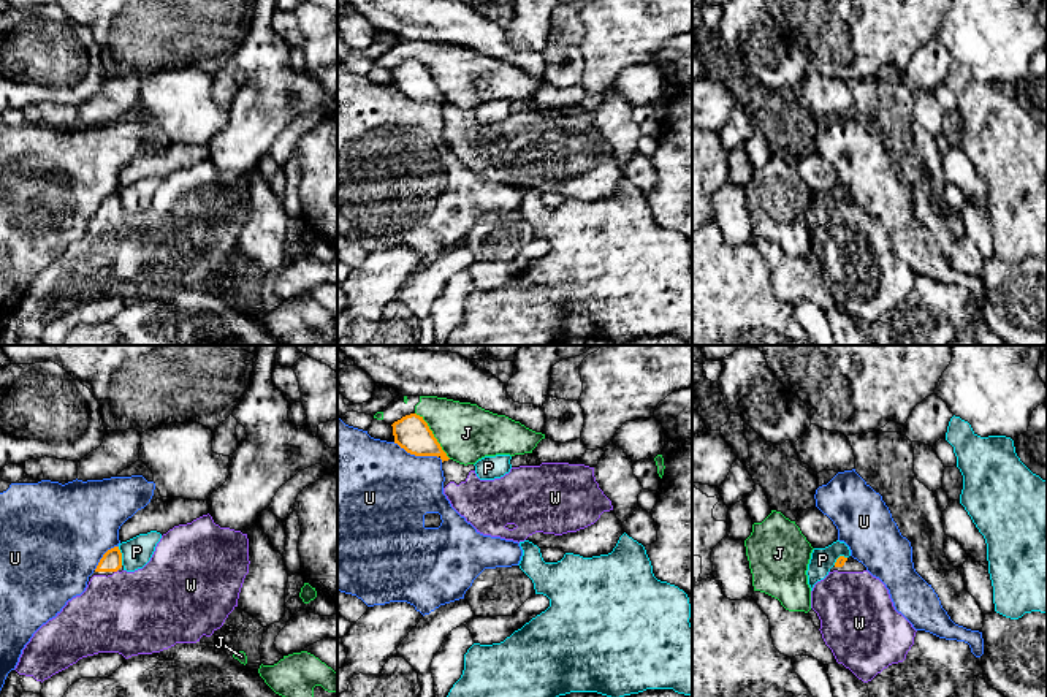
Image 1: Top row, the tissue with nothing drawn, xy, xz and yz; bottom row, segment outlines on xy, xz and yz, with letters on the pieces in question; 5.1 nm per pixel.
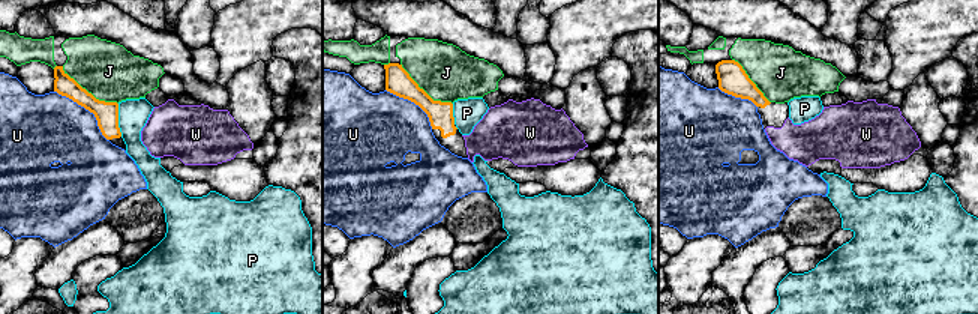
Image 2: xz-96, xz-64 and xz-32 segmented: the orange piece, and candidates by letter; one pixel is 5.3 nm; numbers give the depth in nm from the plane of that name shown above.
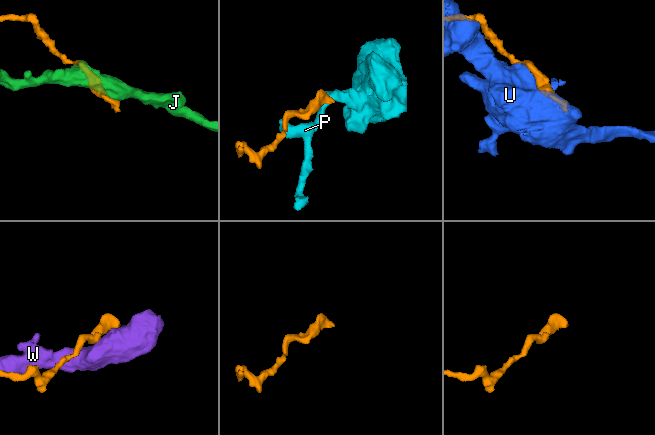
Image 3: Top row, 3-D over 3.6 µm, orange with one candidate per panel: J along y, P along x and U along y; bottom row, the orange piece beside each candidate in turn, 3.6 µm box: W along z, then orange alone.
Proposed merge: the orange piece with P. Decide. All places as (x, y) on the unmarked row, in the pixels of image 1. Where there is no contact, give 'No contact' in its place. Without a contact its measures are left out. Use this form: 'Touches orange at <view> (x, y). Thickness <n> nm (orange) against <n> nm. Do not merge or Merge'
Touches orange at xy (121, 201). Thickness 110 nm (orange) against 150 nm. Do not merge

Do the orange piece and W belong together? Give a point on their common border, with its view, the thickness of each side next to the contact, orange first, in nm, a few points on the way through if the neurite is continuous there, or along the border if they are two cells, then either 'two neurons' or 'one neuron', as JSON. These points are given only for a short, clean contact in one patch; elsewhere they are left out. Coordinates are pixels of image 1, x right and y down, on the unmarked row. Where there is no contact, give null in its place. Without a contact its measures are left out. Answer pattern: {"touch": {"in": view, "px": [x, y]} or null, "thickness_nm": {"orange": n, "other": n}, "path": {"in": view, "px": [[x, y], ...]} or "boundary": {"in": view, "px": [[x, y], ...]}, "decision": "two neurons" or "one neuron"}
{"touch": {"in": "xy", "px": [116, 216]}, "thickness_nm": {"orange": 110, "other": 420}, "path": {"in": "xy", "px": [[111, 206], [116, 216], [122, 236], [143, 257]]}, "decision": "one neuron"}

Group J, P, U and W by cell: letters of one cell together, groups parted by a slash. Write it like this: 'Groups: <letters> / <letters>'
Groups: J / P / U / W

